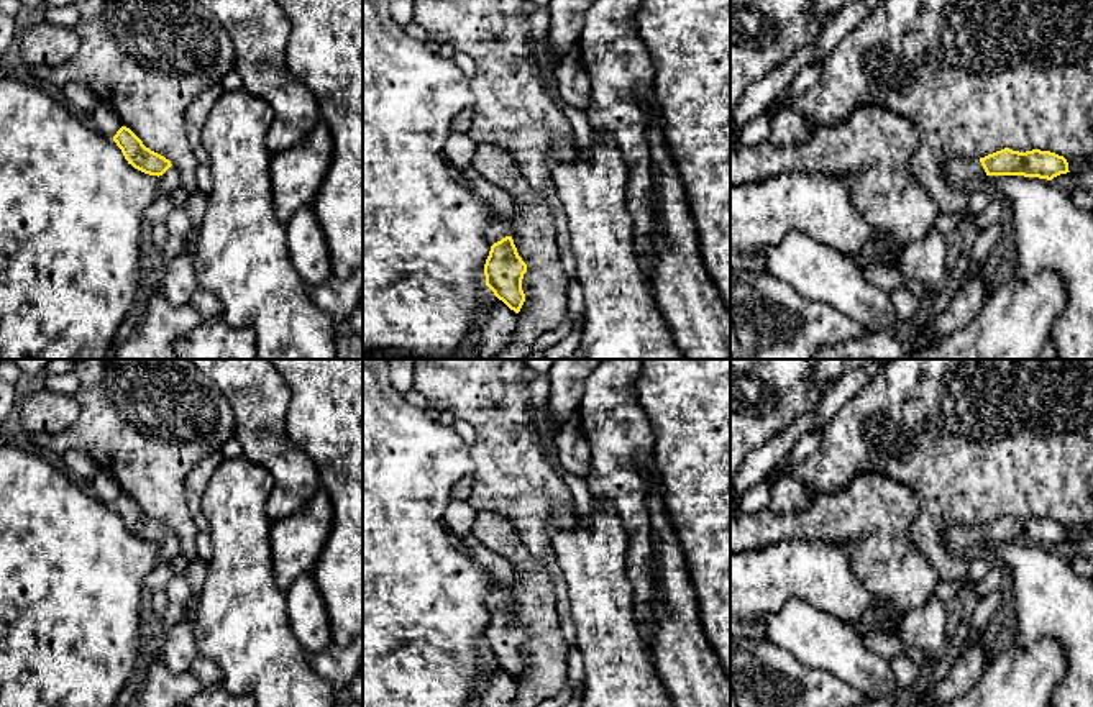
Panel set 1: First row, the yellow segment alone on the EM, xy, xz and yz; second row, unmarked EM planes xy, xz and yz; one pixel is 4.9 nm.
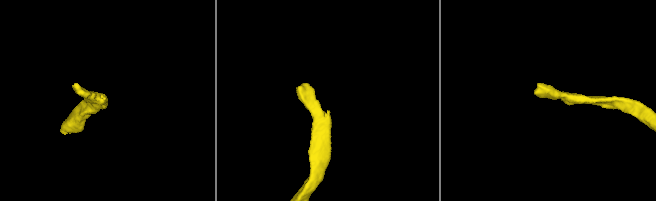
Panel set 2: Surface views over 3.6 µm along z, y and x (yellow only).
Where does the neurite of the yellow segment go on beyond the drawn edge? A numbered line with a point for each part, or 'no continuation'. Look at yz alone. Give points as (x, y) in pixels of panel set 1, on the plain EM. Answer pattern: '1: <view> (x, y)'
1: yz (967, 542)

